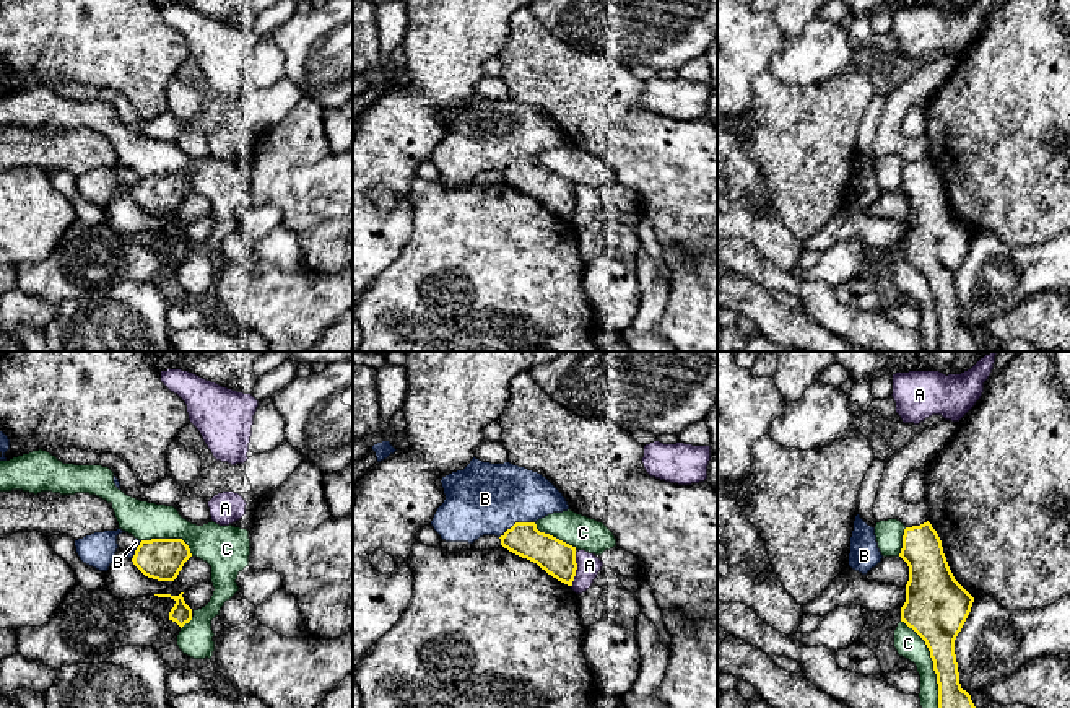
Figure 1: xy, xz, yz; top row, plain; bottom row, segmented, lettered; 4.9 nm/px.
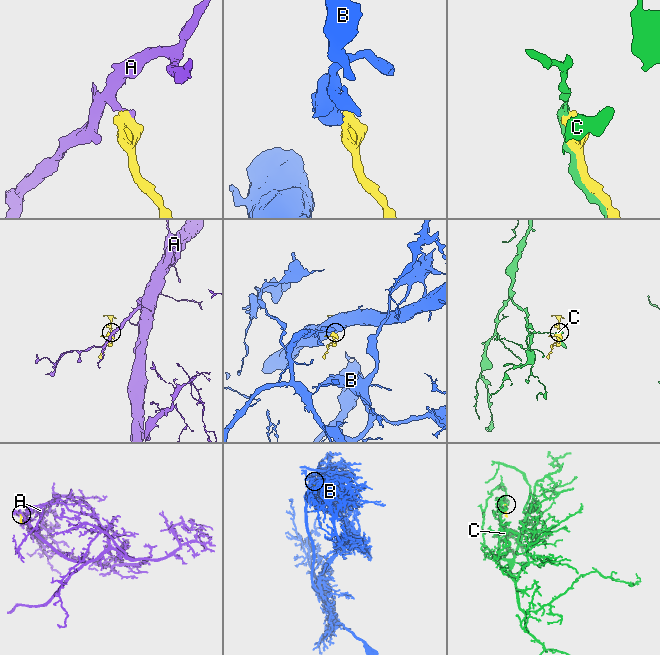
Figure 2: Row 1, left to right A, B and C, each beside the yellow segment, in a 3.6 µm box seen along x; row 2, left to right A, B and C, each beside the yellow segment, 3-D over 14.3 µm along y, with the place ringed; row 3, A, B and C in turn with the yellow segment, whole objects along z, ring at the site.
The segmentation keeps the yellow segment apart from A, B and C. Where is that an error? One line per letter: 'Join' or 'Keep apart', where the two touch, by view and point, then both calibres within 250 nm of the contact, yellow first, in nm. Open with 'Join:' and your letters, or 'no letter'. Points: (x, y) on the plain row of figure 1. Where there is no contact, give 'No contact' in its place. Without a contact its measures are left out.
Join: B
A: Keep apart. Touches yellow at xz (576, 204). Thickness 180 nm (yellow) against 110 nm
B: Join. Touches yellow at xz (516, 158). Thickness 170 nm (yellow) against 360 nm
C: Keep apart. Touches yellow at yz (934, 303). Thickness 260 nm (yellow) against 140 nm

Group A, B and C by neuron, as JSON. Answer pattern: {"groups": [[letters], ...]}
{"groups": [["A"], ["B"], ["C"]]}

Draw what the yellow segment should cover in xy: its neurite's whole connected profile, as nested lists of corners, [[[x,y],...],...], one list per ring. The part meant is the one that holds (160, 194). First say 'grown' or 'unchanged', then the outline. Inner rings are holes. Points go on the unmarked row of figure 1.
grown; [[[135,174],[127,192],[145,212],[174,216],[192,189],[182,174]]]

